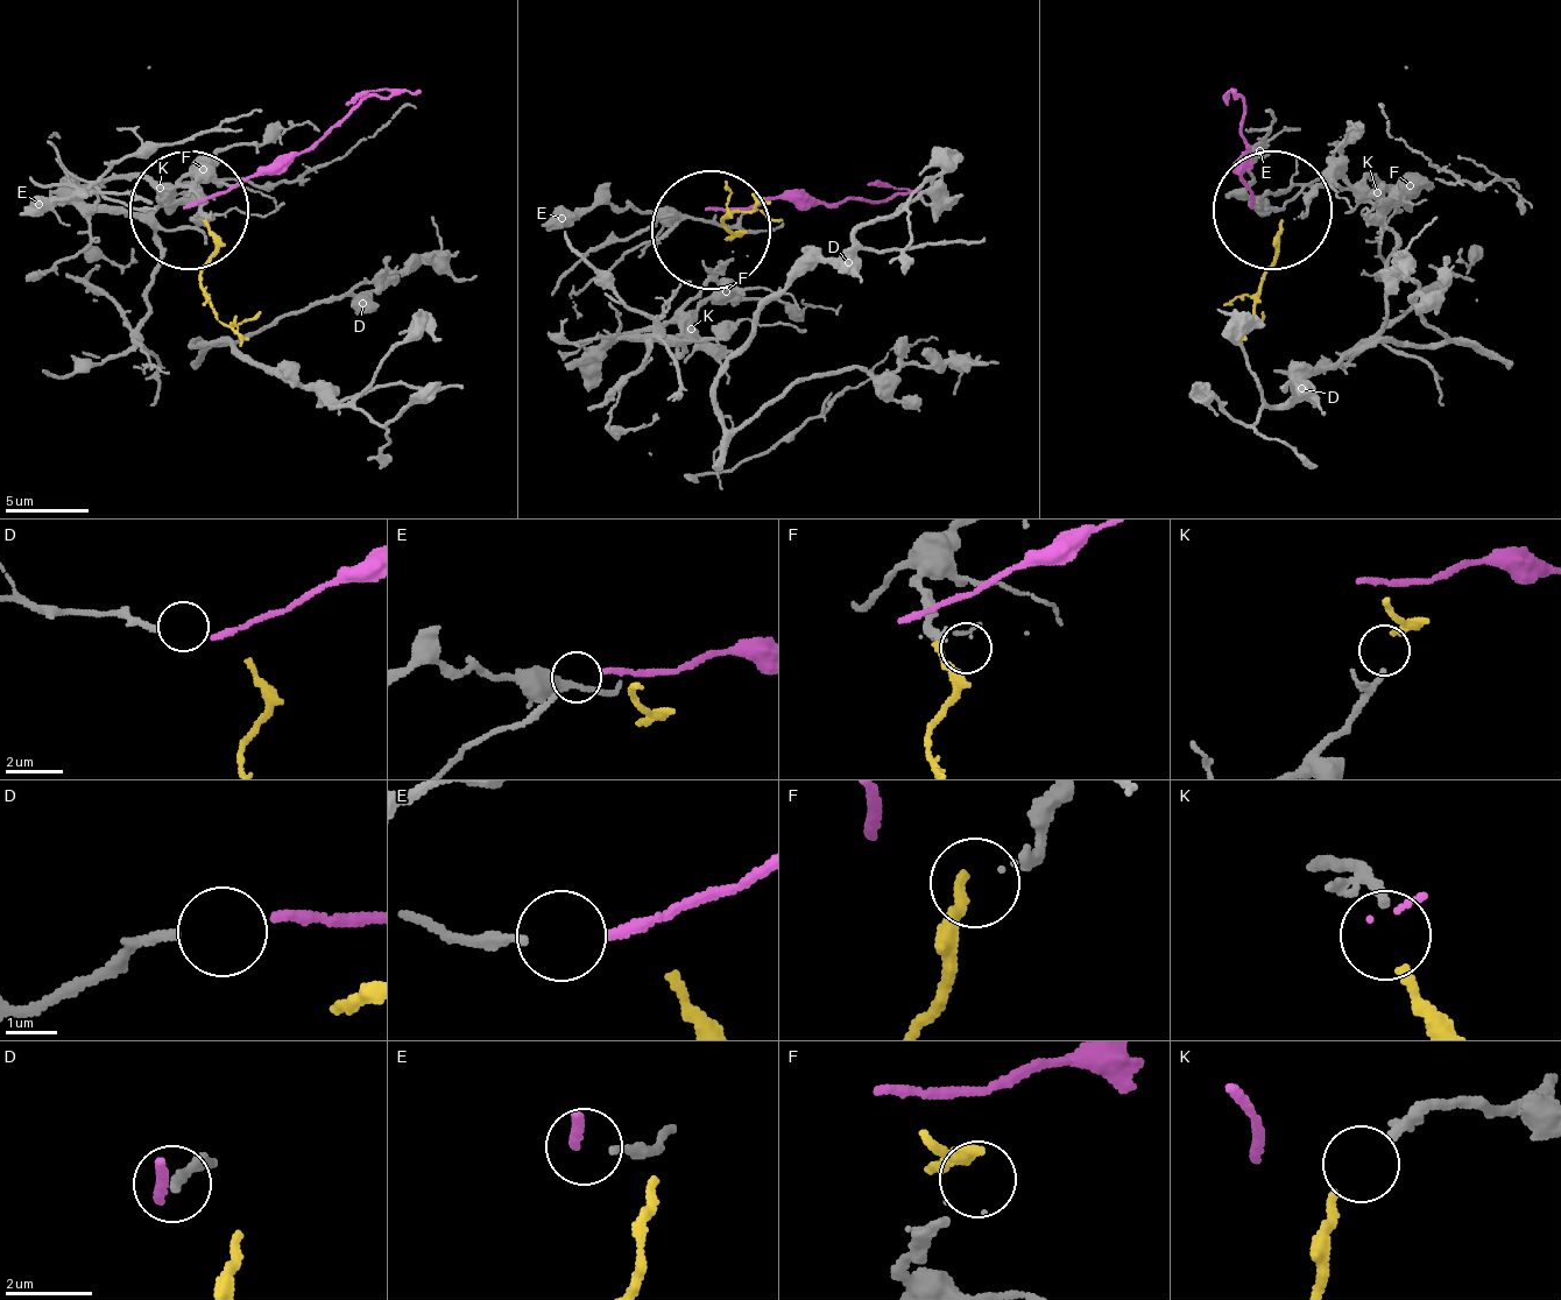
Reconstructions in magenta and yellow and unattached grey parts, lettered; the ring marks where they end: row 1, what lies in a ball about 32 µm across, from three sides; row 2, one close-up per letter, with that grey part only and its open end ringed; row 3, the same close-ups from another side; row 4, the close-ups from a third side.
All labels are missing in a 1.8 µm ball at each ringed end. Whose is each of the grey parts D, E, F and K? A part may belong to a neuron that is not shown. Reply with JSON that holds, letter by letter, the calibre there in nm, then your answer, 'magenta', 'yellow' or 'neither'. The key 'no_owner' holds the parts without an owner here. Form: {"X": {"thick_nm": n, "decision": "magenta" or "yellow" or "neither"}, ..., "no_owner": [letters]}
{"D": {"thick_nm": 190, "decision": "neither"}, "E": {"thick_nm": 200, "decision": "magenta"}, "F": {"thick_nm": 40, "decision": "neither"}, "K": {"thick_nm": 170, "decision": "yellow"}, "no_owner": ["D", "F"]}

